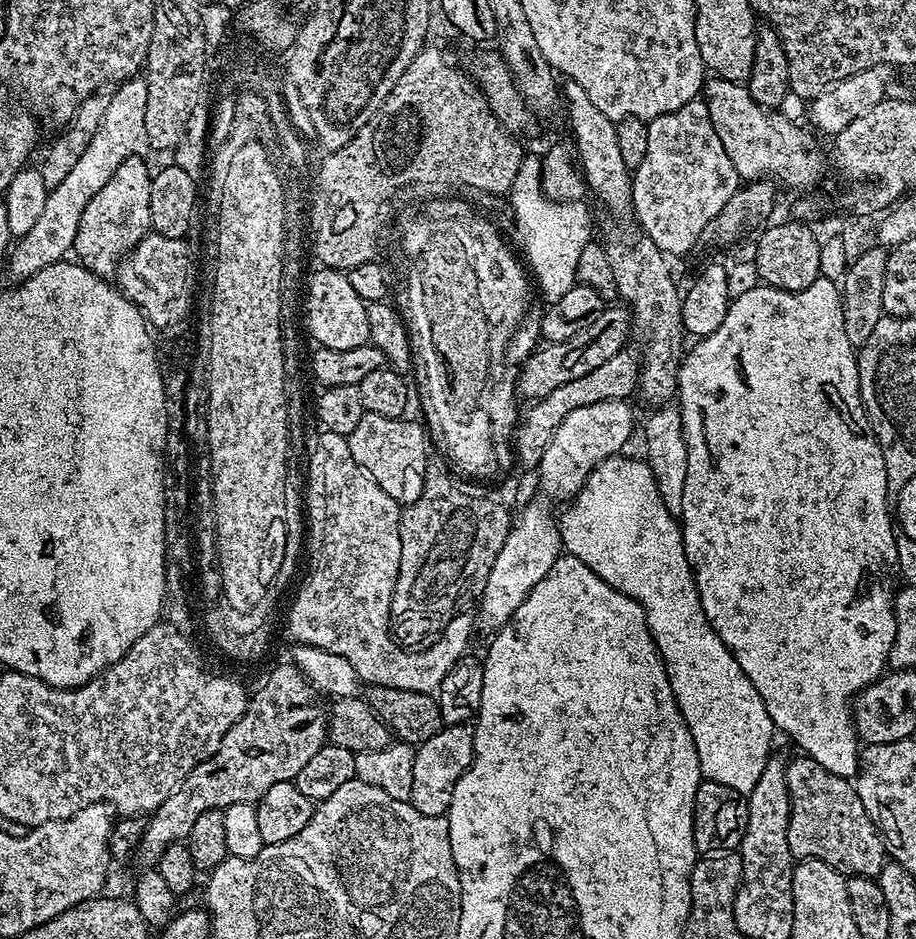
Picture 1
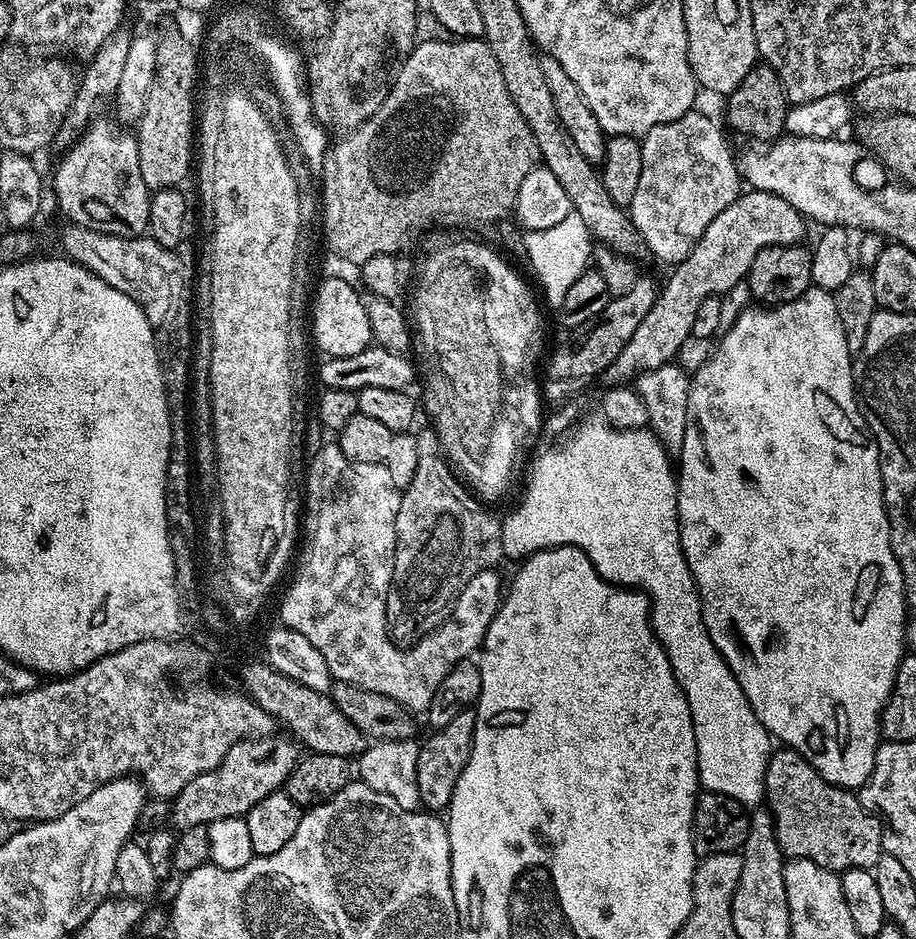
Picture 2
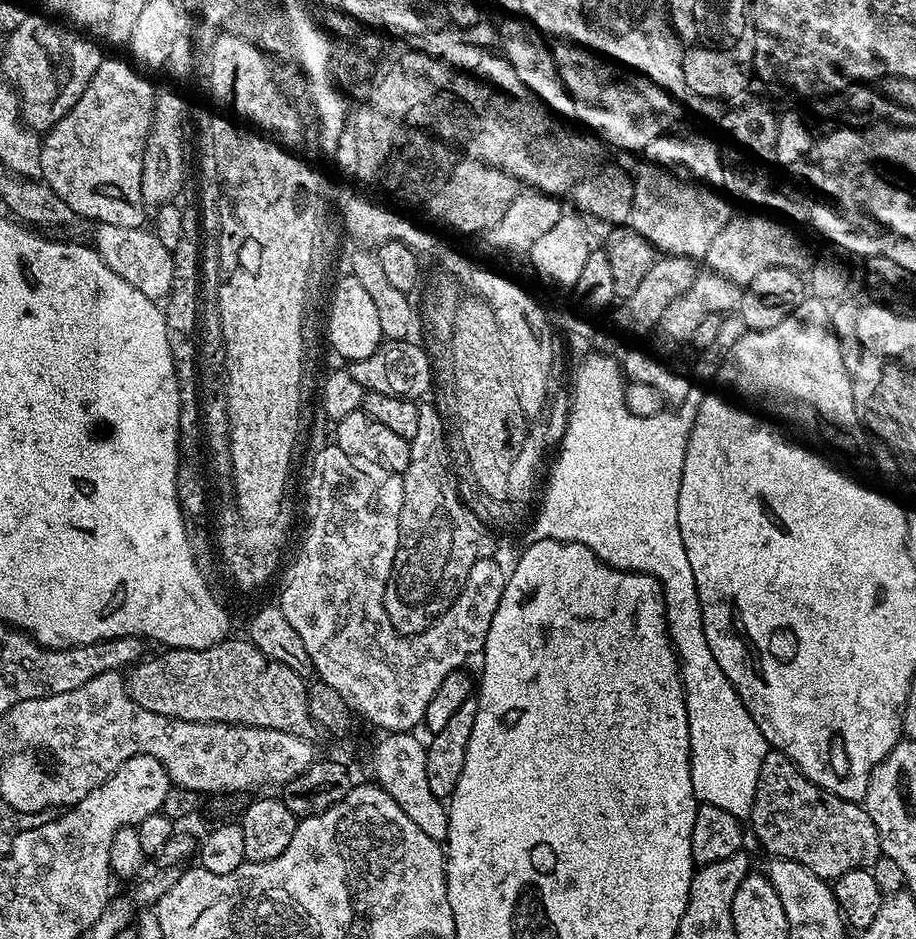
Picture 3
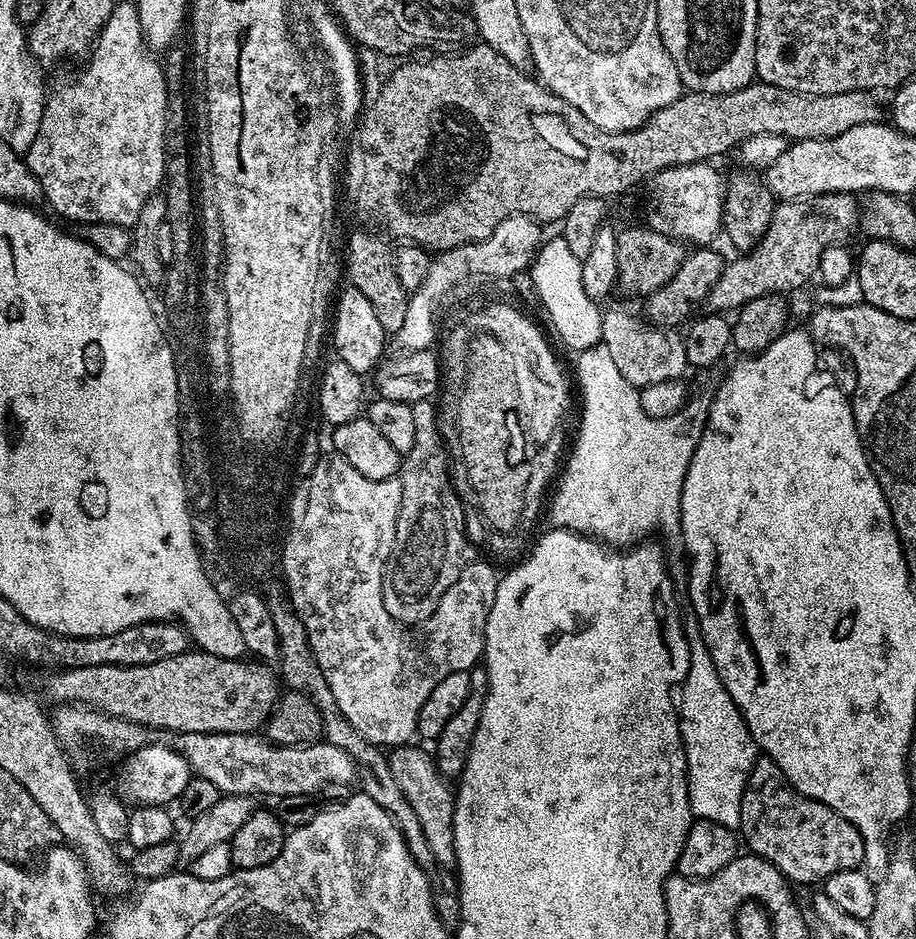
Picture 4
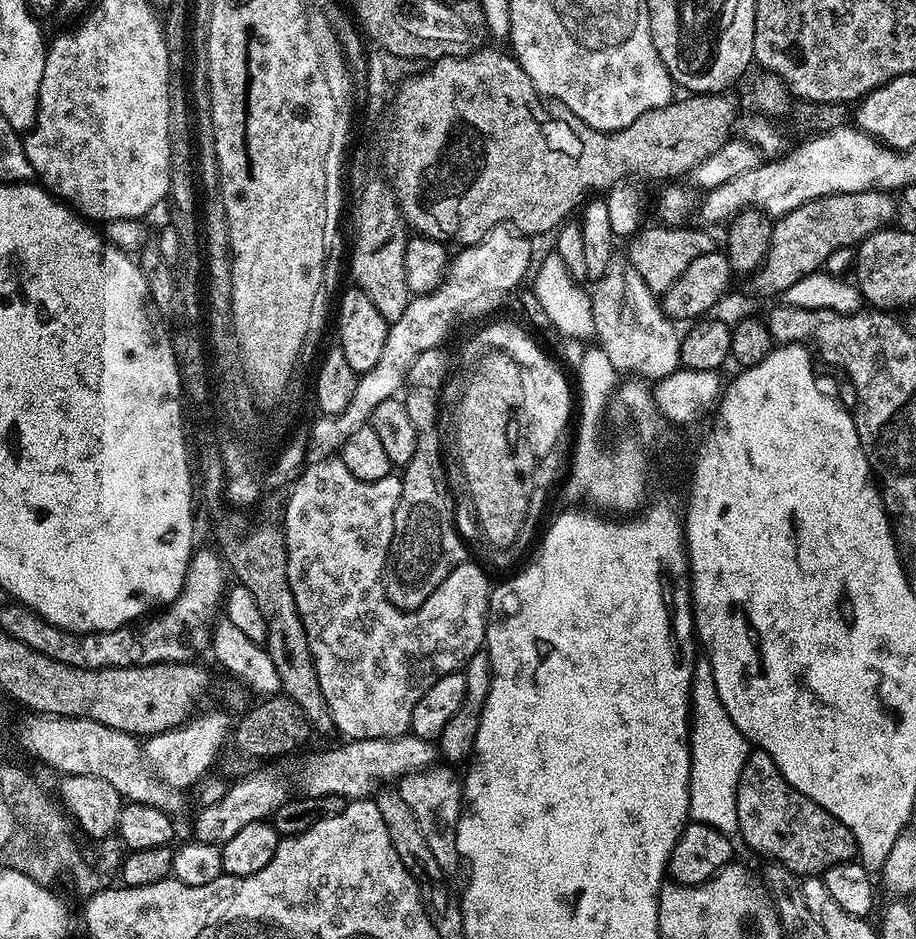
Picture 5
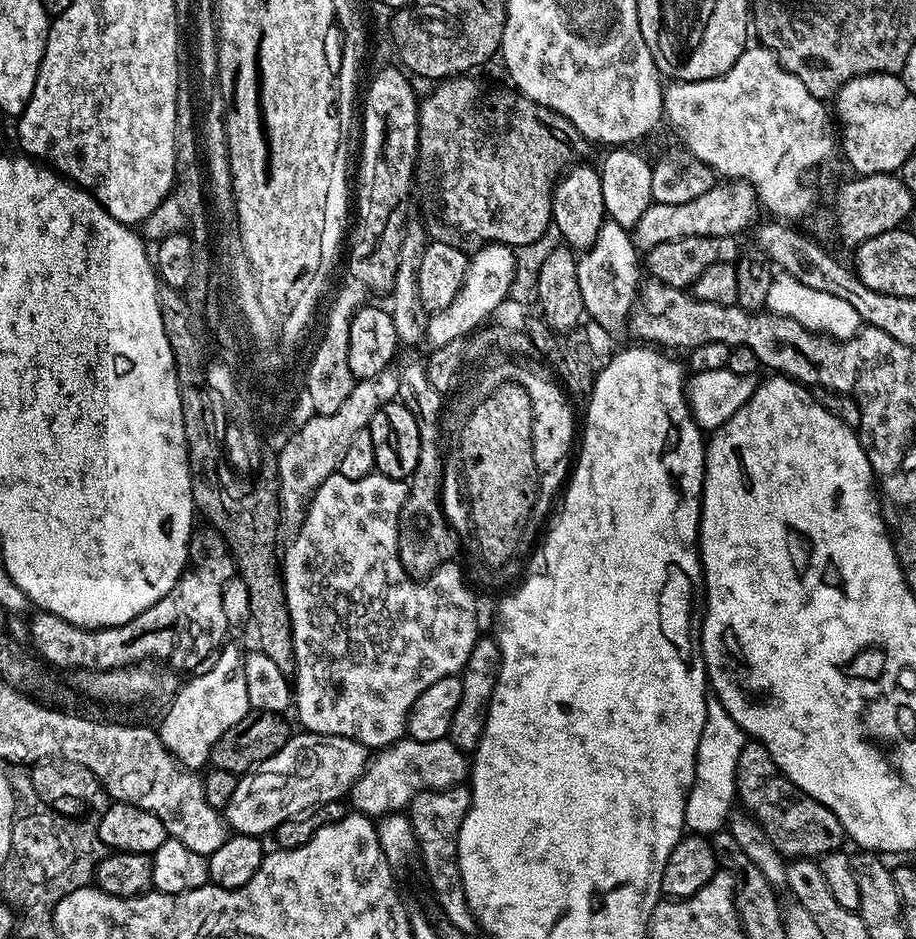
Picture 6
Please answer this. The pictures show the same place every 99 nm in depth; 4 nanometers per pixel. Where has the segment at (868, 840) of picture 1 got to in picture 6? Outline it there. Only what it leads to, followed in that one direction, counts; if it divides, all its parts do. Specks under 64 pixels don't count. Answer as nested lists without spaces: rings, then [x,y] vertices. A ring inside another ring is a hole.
[[[749,739],[742,746],[742,754],[738,754],[738,766],[736,767],[736,794],[743,811],[748,813],[760,824],[766,832],[766,837],[779,850],[785,858],[819,858],[827,852],[835,852],[845,843],[844,827],[838,822],[838,818],[829,808],[822,806],[810,794],[806,794],[798,786],[794,786],[785,776],[778,774],[778,769],[773,764],[766,746],[758,741]]]

